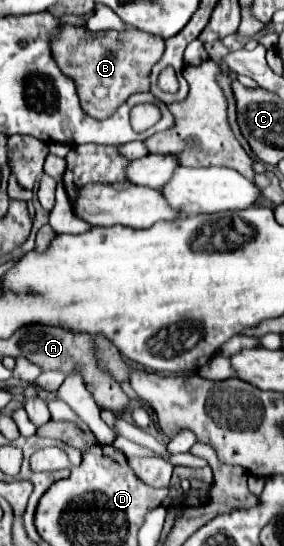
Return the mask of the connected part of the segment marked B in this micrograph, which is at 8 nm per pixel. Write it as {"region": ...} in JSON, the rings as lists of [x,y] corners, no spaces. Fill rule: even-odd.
{"region":[[[67,24],[61,30],[57,42],[53,42],[53,56],[57,60],[57,66],[77,84],[81,108],[99,120],[111,116],[117,106],[131,94],[149,92],[149,72],[153,64],[161,60],[163,50],[163,38],[133,26],[125,30],[105,30],[91,34],[85,32],[83,26]]]}

